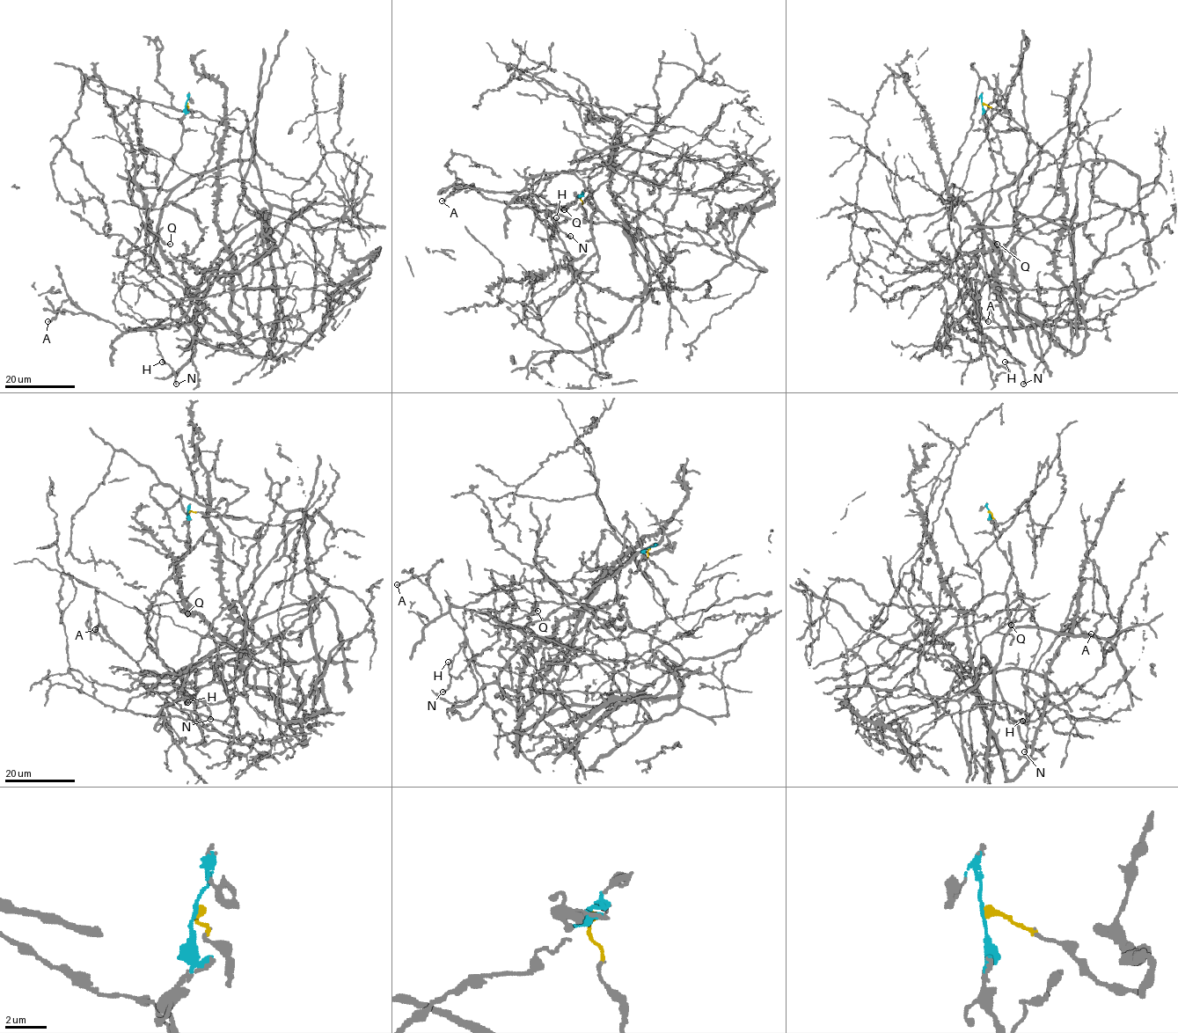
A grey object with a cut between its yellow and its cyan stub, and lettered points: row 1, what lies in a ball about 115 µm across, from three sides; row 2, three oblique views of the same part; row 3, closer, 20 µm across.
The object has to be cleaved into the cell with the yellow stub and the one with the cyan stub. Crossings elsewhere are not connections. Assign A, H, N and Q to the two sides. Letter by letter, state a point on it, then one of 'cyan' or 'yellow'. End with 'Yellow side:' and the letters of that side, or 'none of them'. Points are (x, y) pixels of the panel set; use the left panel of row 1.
A: at (47, 321); yellow
H: at (162, 362); cyan
N: at (176, 384); cyan
Q: at (170, 244); cyan
Yellow side: A

